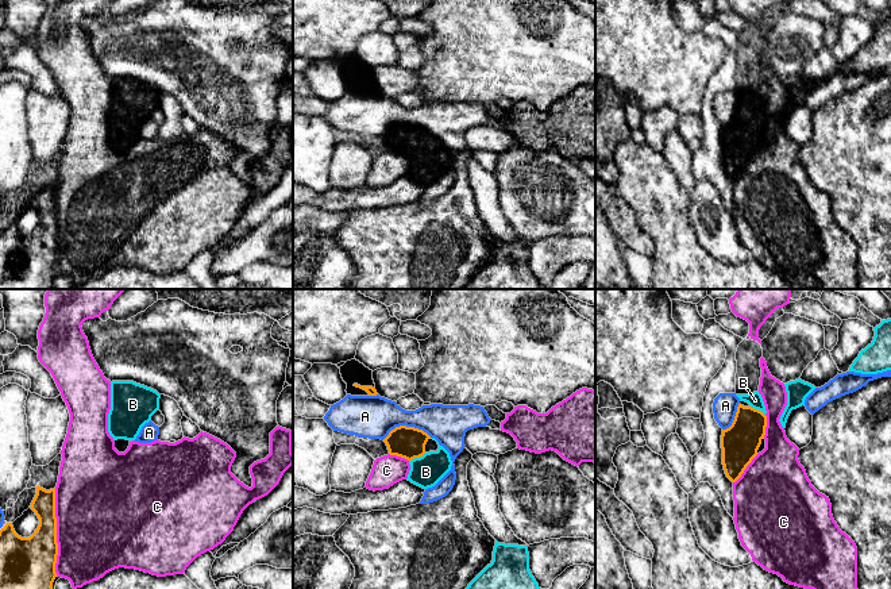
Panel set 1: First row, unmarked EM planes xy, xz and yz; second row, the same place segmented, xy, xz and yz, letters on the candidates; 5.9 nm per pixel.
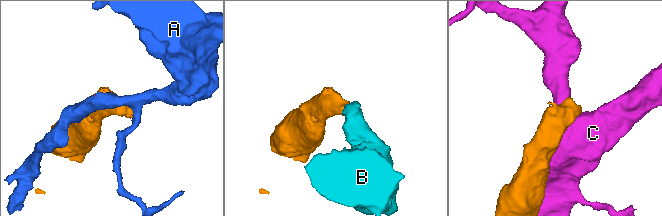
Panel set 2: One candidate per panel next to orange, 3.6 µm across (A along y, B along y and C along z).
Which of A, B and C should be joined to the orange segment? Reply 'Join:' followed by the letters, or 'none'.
Join: B

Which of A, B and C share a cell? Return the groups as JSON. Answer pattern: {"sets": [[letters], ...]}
{"sets": [["A"], ["B"], ["C"]]}

